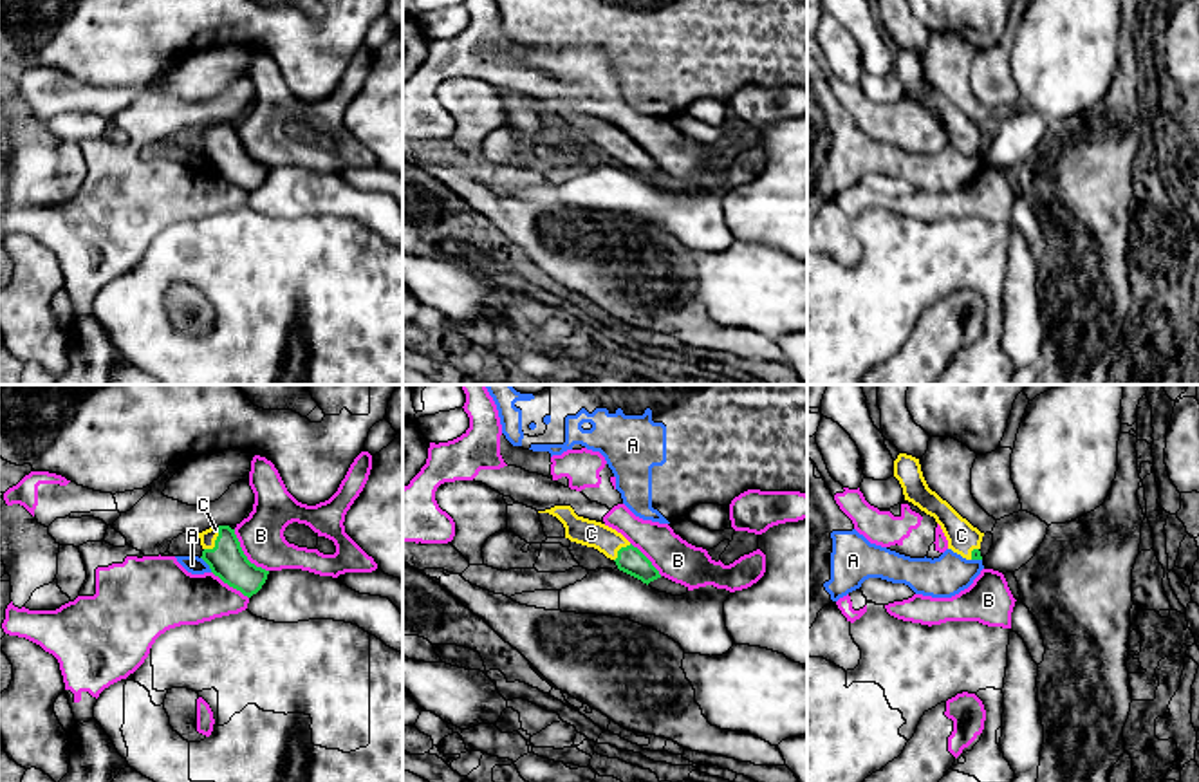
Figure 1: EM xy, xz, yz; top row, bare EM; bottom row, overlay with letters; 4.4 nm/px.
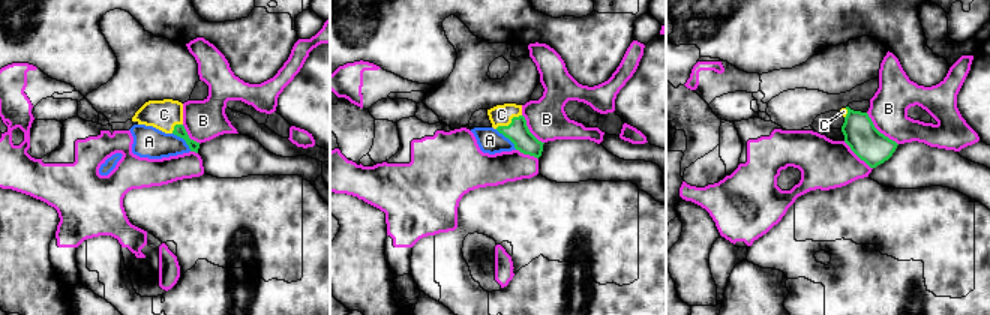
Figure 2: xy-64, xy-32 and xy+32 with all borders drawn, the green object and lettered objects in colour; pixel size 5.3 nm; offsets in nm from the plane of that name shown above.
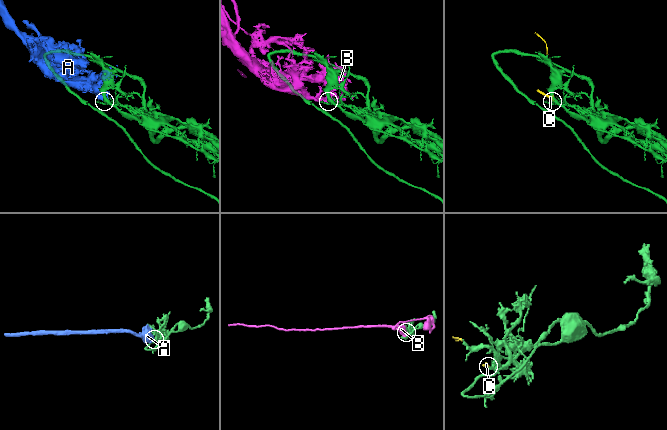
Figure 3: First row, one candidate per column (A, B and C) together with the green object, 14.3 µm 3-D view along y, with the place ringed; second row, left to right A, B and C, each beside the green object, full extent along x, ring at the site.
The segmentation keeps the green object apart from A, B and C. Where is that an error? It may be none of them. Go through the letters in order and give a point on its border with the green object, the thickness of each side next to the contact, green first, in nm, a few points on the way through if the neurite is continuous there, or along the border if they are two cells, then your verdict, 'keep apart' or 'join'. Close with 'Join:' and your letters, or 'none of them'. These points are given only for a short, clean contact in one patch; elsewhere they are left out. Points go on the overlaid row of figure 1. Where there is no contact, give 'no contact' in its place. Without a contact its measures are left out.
A: xy (206, 562) | 160/80 nm | keep apart
B: xy (244, 555) | 160/200 nm | keep apart
C: xy (215, 542) | 160/70 nm | join
Join: C

